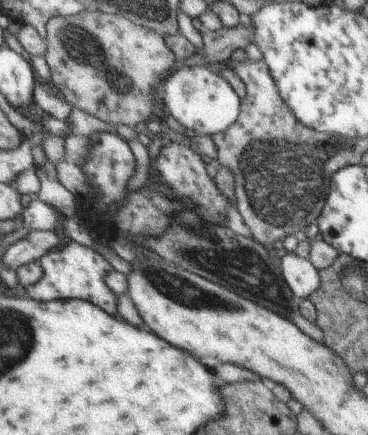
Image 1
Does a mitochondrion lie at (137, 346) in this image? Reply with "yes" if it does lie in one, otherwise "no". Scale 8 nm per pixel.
no

